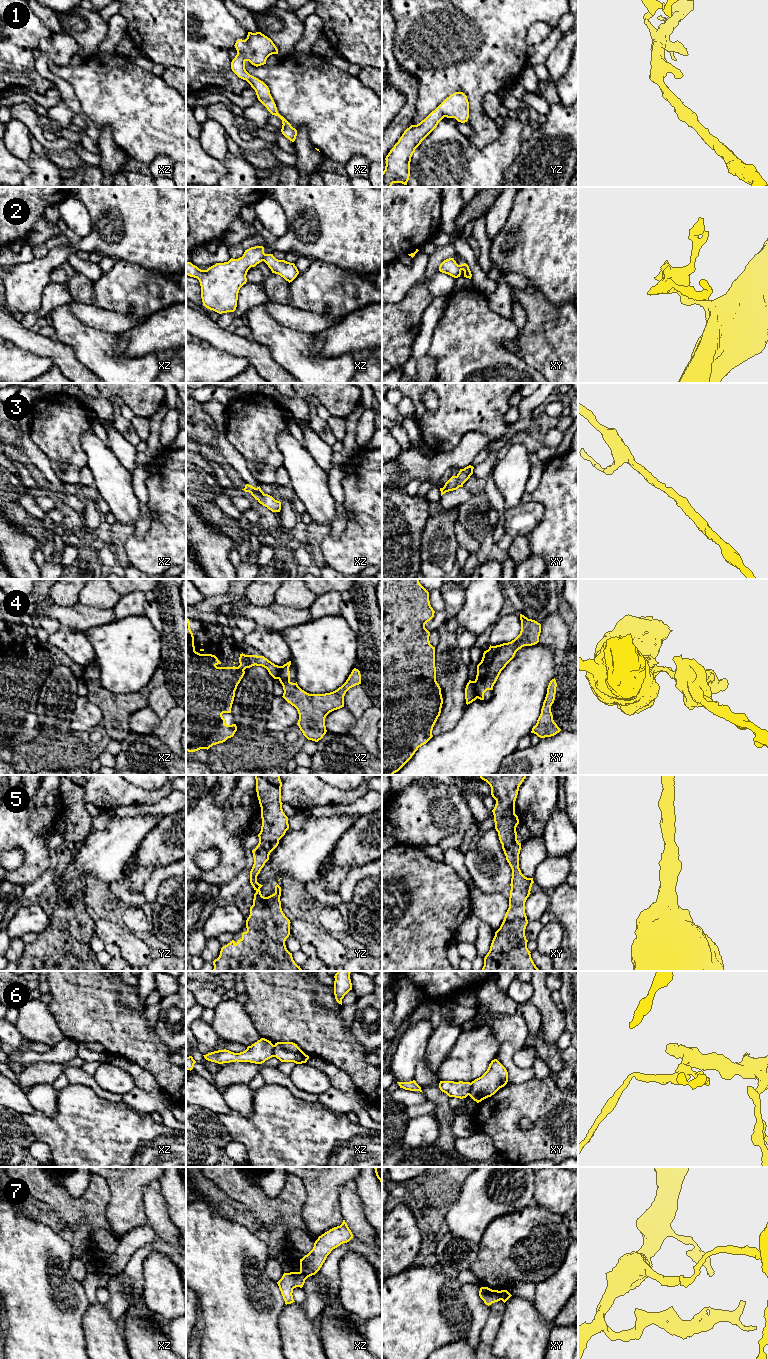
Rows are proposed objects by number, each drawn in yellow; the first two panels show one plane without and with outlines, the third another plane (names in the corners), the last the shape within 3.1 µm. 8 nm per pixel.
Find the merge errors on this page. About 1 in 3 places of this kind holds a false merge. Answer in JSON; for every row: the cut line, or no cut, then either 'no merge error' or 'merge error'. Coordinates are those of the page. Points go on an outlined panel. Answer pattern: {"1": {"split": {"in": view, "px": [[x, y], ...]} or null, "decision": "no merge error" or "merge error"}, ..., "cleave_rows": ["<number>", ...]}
{"1": {"split": null, "decision": "no merge error"}, "2": {"split": {"in": "xz", "px": [[265, 254], [262, 260]]}, "decision": "merge error"}, "3": {"split": null, "decision": "no merge error"}, "4": {"split": {"in": "xy", "px": [[473, 681], [477, 697]]}, "decision": "merge error"}, "5": {"split": null, "decision": "no merge error"}, "6": {"split": {"in": "xz", "px": [[275, 1045], [273, 1056]]}, "decision": "merge error"}, "7": {"split": {"in": "xy", "px": [[500, 1291], [501, 1299]]}, "decision": "merge error"}, "cleave_rows": ["2", "4", "6", "7"]}

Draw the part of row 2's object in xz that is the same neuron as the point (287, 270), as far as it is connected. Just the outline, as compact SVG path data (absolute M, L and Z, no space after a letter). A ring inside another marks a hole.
M265 254L263 261L268 265L272 273L280 275L289 283L299 274L294 263L285 260L278 260L273 256L273 254Z

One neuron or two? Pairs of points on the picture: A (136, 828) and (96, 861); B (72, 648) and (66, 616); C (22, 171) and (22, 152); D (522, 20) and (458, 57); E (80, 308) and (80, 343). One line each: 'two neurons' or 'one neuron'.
A: one neuron
B: two neurons
C: two neurons
D: one neuron
E: two neurons

